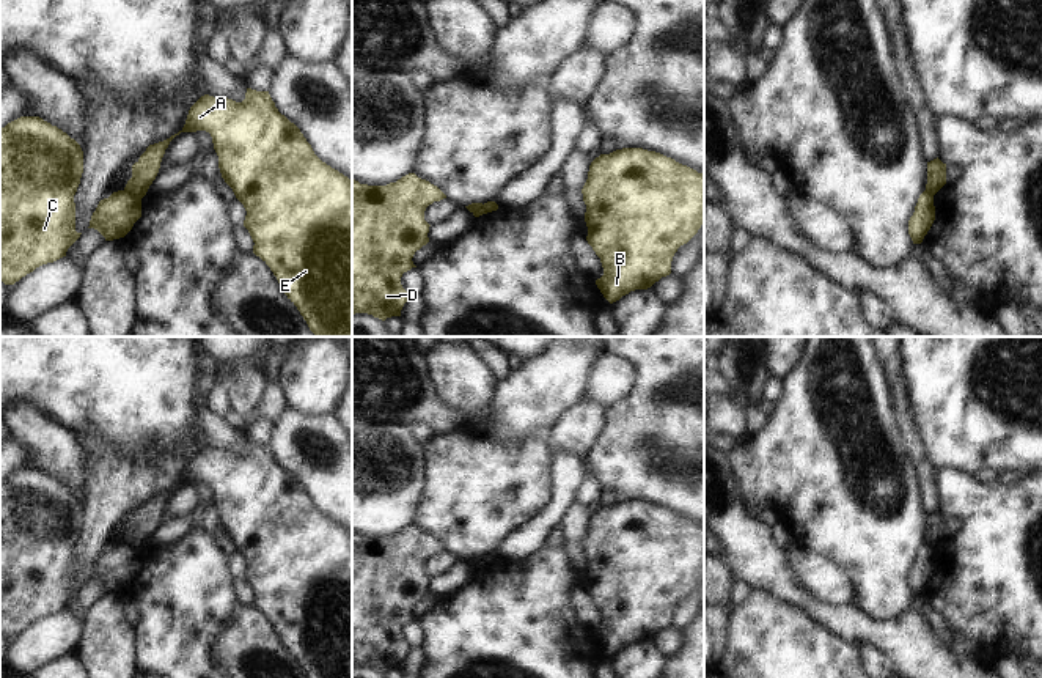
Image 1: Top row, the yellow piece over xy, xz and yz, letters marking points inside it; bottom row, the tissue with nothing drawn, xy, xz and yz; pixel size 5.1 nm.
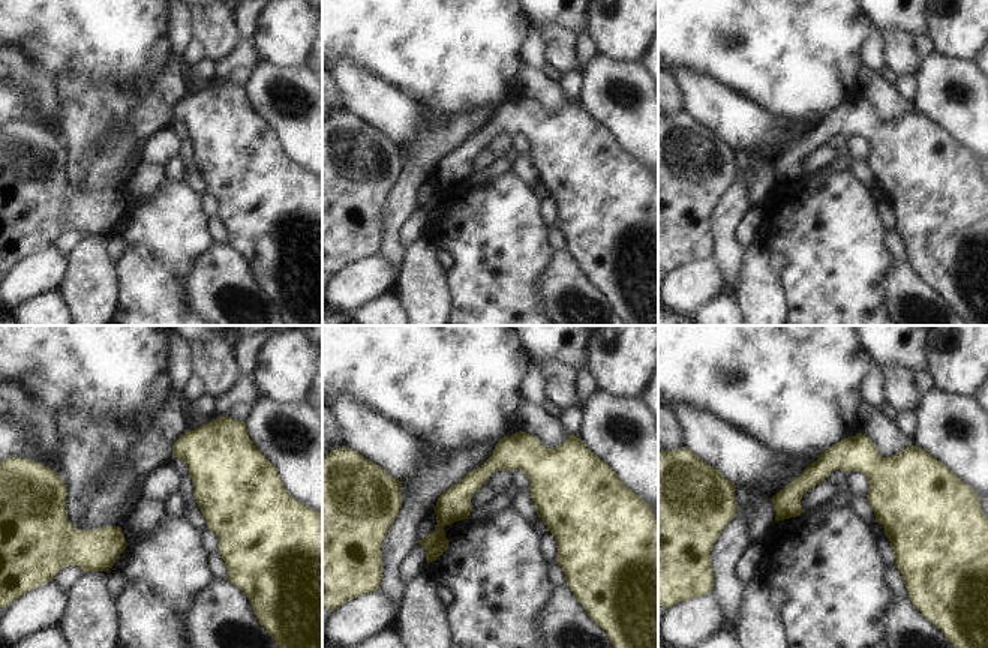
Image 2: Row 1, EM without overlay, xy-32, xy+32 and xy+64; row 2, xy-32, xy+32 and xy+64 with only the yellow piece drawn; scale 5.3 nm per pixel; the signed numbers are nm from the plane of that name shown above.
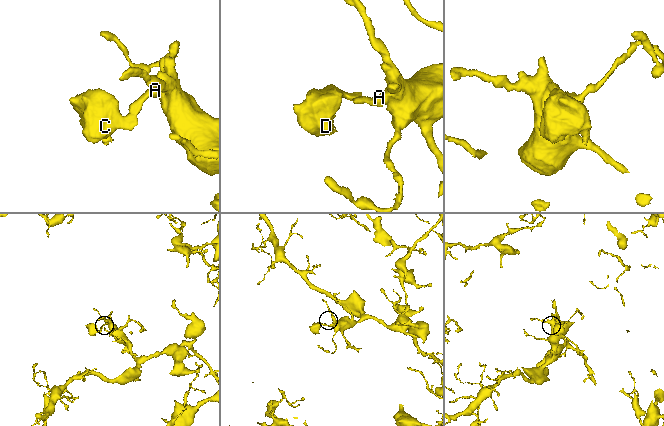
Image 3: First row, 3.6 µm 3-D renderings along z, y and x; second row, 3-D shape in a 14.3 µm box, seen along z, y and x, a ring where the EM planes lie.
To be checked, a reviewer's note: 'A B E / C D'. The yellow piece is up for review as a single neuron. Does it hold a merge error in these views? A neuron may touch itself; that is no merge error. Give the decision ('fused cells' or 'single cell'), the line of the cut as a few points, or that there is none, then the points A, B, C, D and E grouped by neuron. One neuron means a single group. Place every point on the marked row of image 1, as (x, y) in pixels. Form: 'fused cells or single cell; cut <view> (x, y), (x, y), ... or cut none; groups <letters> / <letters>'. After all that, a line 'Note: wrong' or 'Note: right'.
fused cells; cut xy (123, 191), (140, 198); groups A B E / C D
Note: right

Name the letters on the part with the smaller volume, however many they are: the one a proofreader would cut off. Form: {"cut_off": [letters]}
{"cut_off": ["C", "D"]}

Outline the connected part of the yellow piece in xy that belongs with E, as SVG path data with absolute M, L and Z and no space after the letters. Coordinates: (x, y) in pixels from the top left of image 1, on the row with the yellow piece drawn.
M247 88L245 99L201 96L184 127L149 145L132 165L124 192L143 198L156 179L170 142L181 132L206 131L225 182L244 205L244 227L259 256L277 277L316 337L352 337L352 182L322 162L300 129L278 112L269 91Z

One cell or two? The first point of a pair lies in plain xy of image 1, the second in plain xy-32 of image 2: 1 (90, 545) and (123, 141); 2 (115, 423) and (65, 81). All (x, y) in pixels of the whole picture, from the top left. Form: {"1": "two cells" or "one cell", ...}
{"1": "two cells", "2": "two cells"}

